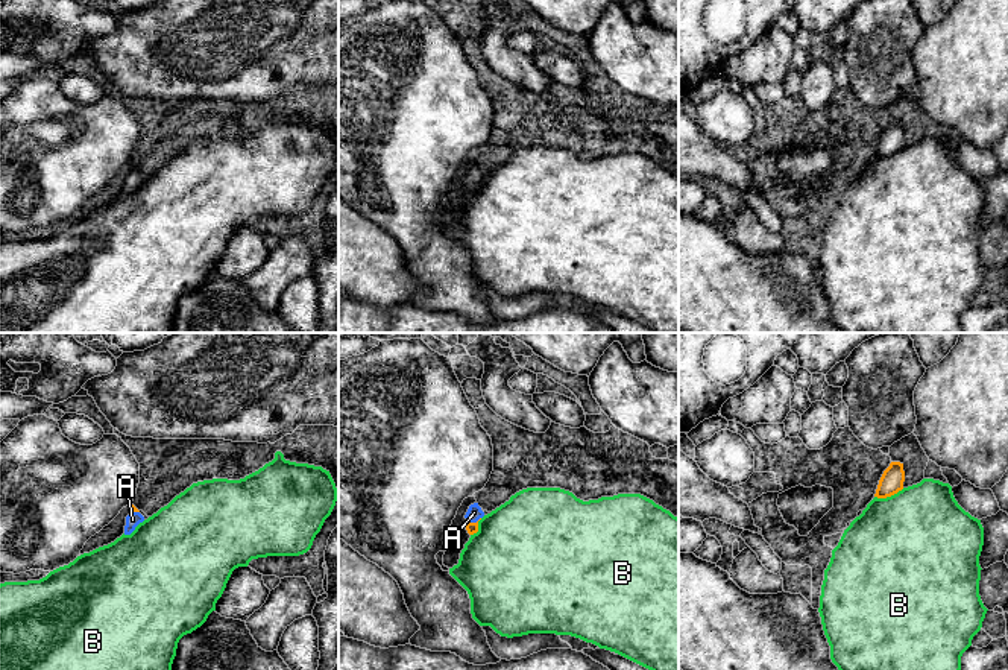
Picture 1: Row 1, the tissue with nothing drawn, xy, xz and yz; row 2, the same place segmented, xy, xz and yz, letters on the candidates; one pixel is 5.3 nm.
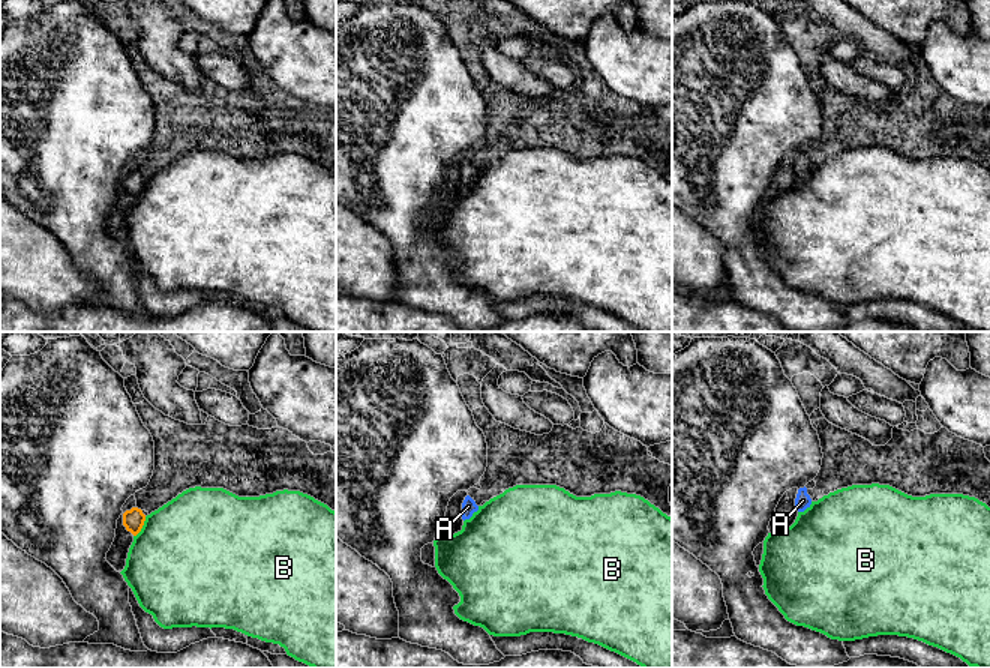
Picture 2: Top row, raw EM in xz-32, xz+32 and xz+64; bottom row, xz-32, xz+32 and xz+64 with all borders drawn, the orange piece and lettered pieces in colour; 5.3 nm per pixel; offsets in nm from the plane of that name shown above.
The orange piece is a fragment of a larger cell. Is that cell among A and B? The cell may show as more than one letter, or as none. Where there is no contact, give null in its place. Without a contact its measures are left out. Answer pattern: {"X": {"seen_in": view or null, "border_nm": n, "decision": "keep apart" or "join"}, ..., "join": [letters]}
{"A": {"seen_in": "xz", "border_nm": 90, "decision": "join"}, "B": {"seen_in": "yz", "border_nm": 170, "decision": "keep apart"}, "join": ["A"]}

